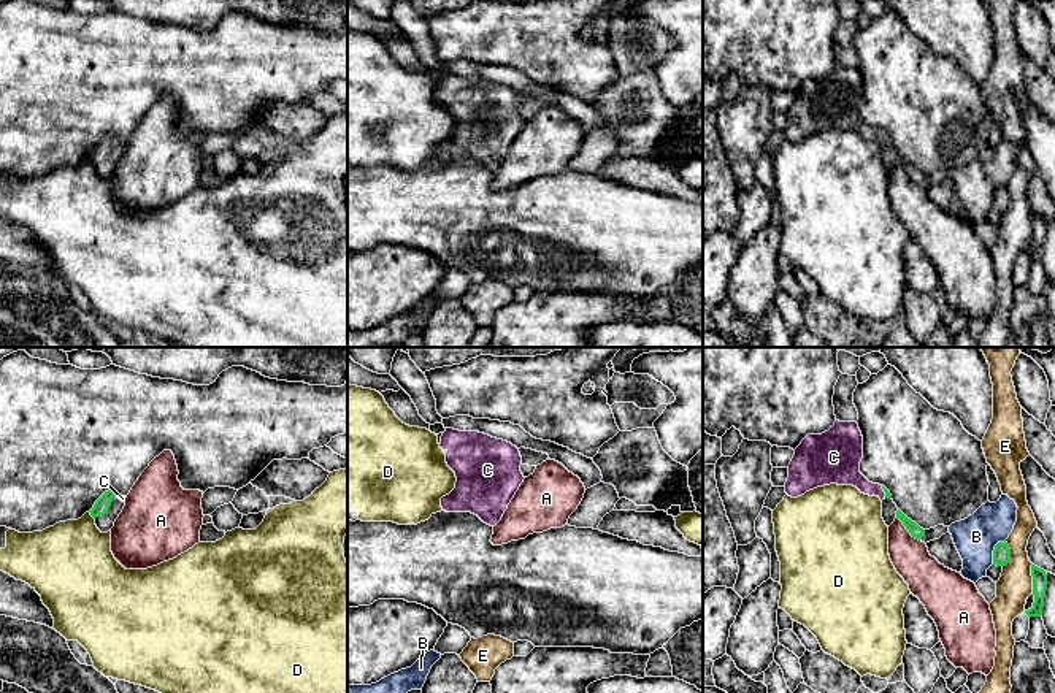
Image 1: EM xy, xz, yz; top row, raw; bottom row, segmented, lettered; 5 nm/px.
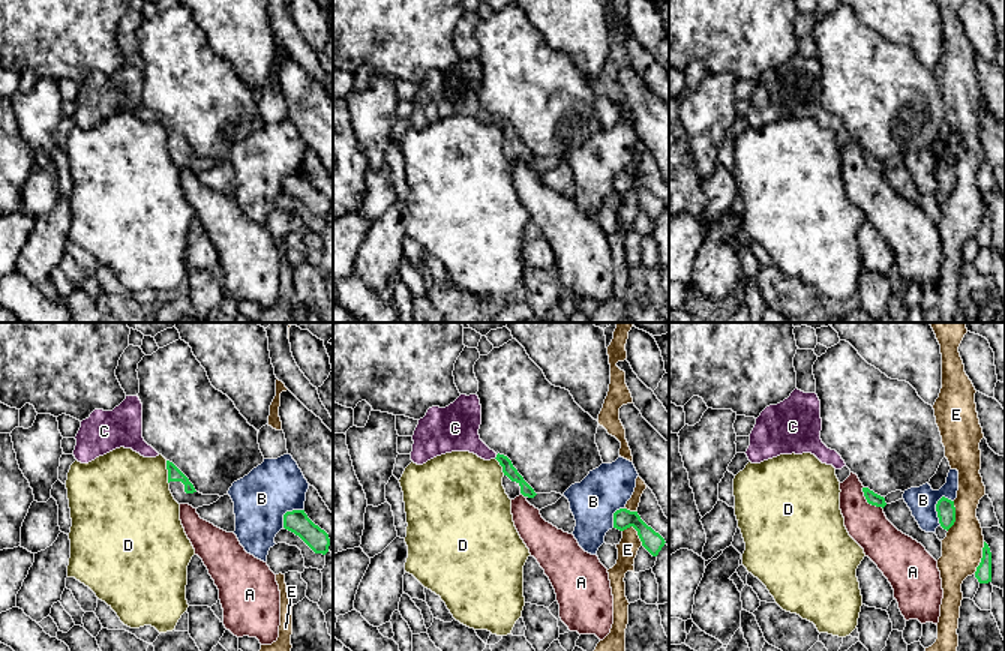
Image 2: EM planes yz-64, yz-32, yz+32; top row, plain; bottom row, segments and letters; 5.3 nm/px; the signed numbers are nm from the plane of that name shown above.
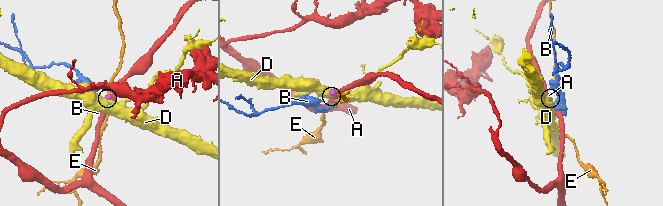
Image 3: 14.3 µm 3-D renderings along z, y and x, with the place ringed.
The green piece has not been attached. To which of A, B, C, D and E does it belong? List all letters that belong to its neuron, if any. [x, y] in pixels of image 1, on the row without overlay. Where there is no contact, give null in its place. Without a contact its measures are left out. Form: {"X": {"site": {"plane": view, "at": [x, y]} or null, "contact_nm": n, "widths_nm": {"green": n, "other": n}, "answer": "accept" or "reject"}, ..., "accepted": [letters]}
{"A": {"site": {"plane": "yz", "at": [906, 173]}, "contact_nm": 170, "widths_nm": {"green": 70, "other": 200}, "answer": "reject"}, "B": {"site": {"plane": "yz", "at": [993, 195]}, "contact_nm": 140, "widths_nm": {"green": 100, "other": 220}, "answer": "reject"}, "C": {"site": {"plane": "yz", "at": [884, 135]}, "contact_nm": 70, "widths_nm": {"green": 30, "other": 180}, "answer": "accept"}, "D": {"site": {"plane": "xy", "at": [91, 159]}, "contact_nm": 50, "widths_nm": {"green": 80, "other": 400}, "answer": "reject"}, "E": {"site": {"plane": "yz", "at": [1033, 222]}, "contact_nm": 150, "widths_nm": {"green": 80, "other": 180}, "answer": "reject"}, "accepted": ["C"]}

